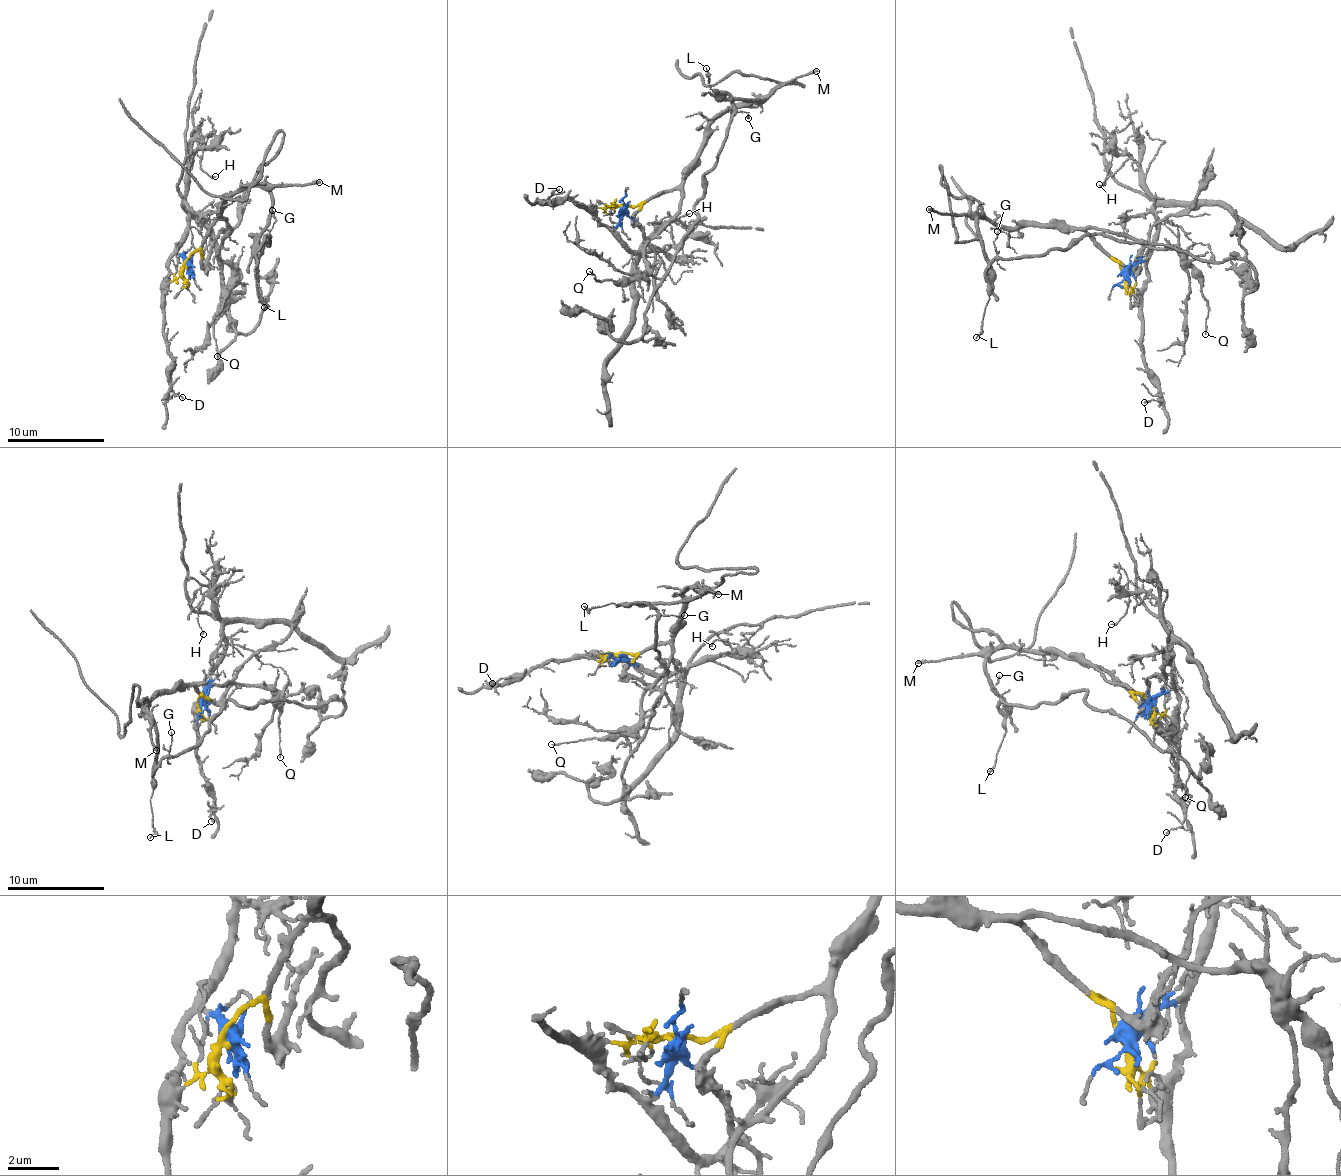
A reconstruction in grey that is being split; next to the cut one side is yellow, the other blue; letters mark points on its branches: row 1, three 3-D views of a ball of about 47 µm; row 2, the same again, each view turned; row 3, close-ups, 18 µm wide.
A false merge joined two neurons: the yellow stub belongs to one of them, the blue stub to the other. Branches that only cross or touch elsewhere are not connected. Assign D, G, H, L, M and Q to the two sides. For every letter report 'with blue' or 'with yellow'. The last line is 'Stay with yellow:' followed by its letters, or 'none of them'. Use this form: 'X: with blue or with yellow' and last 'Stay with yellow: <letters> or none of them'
D: with blue
G: with yellow
H: with blue
L: with yellow
M: with yellow
Q: with yellow
Stay with yellow: G, L, M, Q

